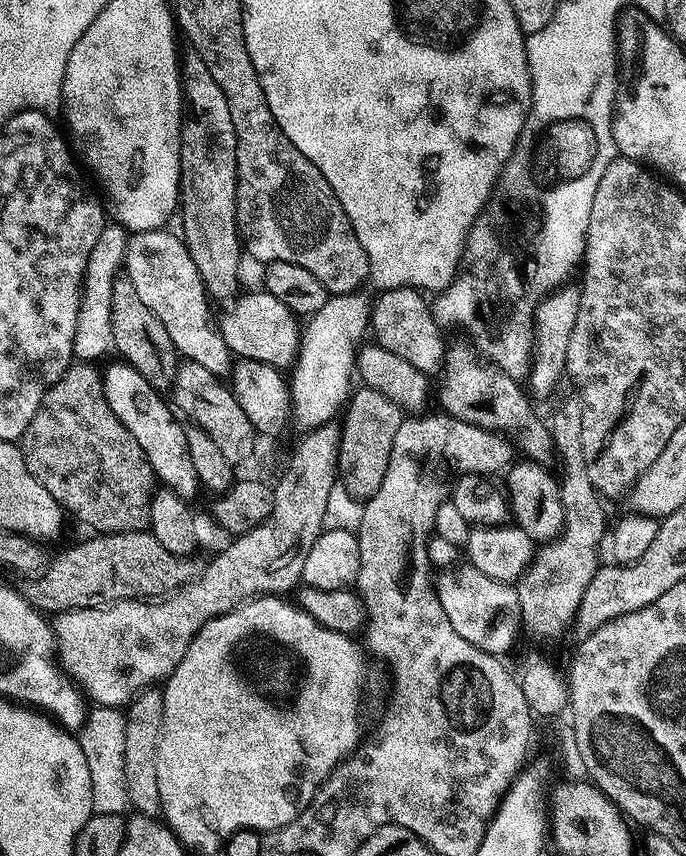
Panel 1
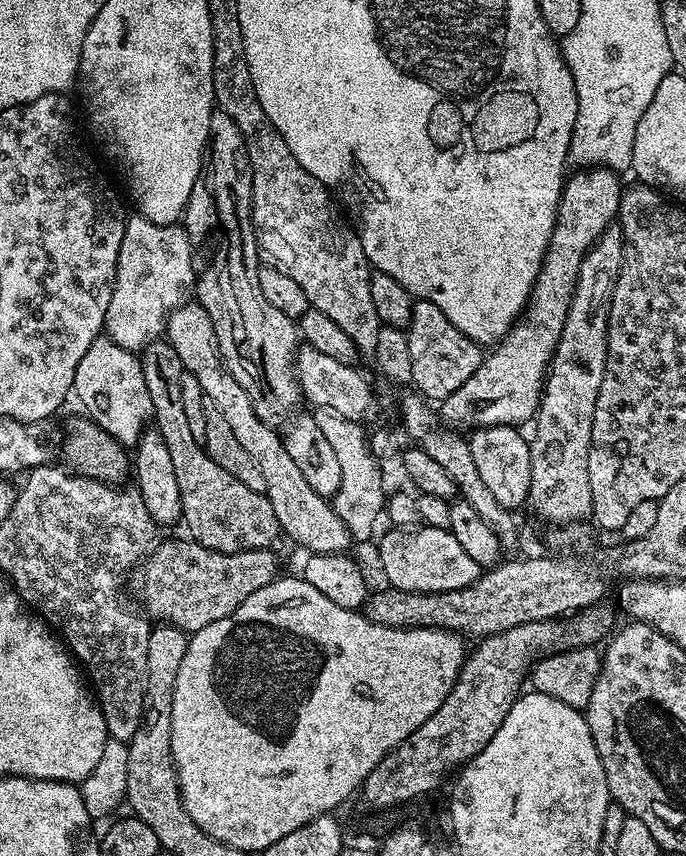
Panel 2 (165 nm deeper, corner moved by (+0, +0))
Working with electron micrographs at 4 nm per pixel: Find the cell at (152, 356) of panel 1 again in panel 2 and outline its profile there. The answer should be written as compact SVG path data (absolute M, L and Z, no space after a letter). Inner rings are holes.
M158 339L143 349L142 361L146 390L152 403L151 419L156 420L155 431L162 434L162 442L174 465L178 490L182 494L182 524L188 527L187 535L215 552L249 552L272 546L281 531L268 497L238 482L230 470L222 470L222 466L208 456L205 445L190 434L190 422L186 422L186 409L182 406L182 378L185 373L182 358L178 358L171 344Z

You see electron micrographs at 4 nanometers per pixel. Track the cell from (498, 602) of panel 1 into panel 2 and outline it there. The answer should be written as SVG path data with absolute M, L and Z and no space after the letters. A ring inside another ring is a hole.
M396 526L393 532L388 532L380 540L380 568L384 571L384 576L388 579L387 583L391 587L402 590L403 592L449 592L450 590L458 590L462 587L468 587L474 583L482 575L482 565L474 562L474 558L470 558L470 554L466 554L466 550L462 550L462 543L458 542L452 531L447 528L429 528L427 526Z

